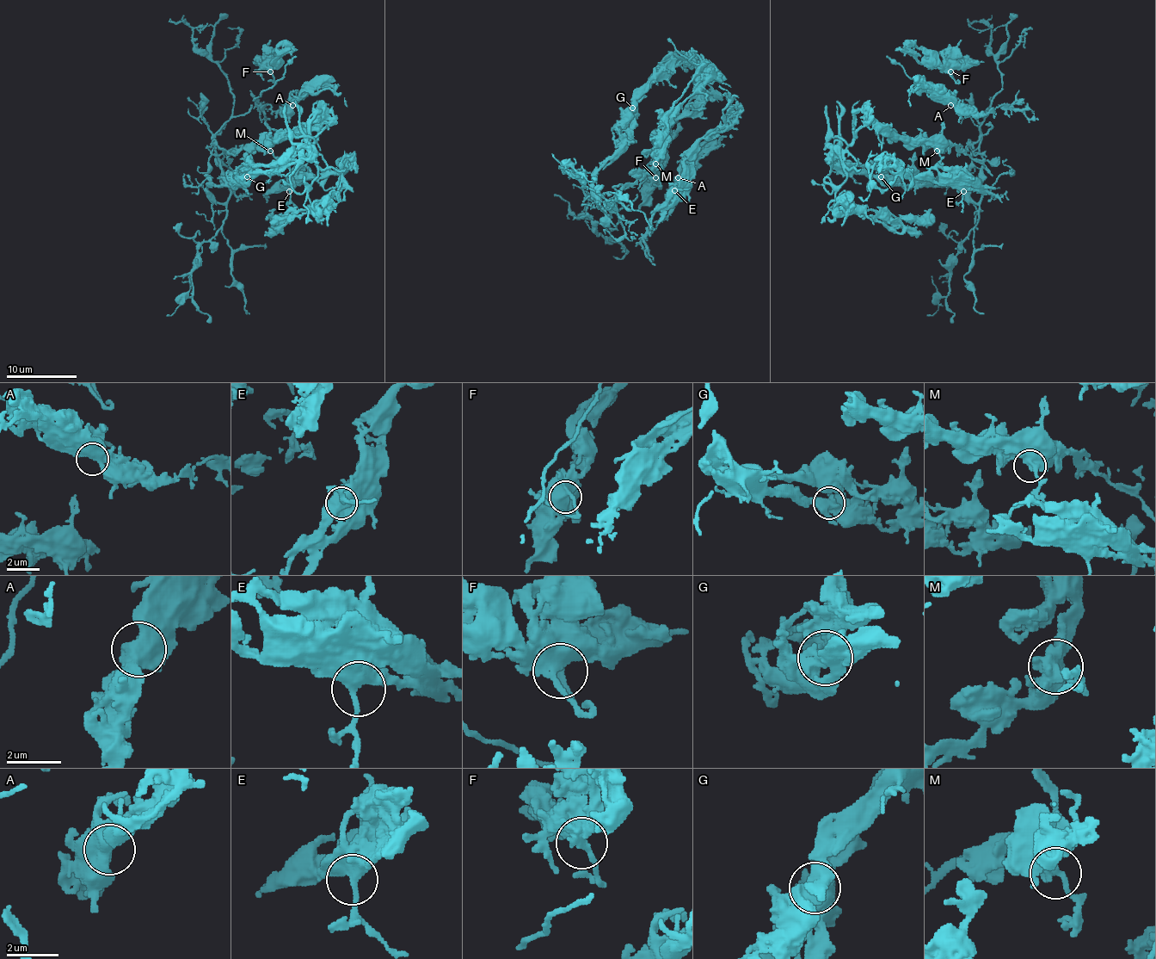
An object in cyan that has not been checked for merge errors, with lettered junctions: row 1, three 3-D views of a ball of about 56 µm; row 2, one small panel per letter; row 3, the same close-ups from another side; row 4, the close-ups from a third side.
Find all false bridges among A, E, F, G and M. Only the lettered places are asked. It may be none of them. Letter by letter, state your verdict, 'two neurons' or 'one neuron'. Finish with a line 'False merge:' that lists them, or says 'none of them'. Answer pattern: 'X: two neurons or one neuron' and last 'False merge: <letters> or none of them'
A: one neuron
E: one neuron
F: one neuron
G: one neuron
M: one neuron
False merge: none of them

